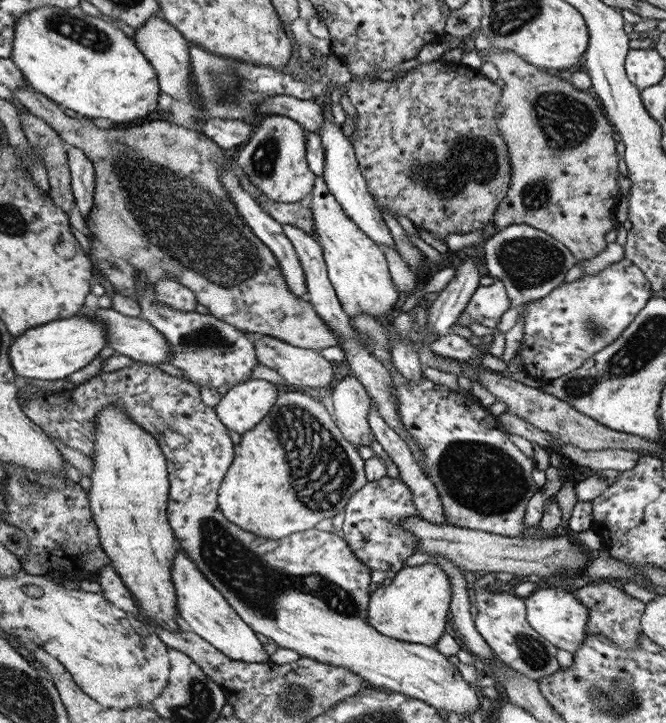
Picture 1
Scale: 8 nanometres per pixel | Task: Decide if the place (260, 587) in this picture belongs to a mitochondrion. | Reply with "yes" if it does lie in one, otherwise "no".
yes

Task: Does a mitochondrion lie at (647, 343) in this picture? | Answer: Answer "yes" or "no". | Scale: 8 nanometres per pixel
yes

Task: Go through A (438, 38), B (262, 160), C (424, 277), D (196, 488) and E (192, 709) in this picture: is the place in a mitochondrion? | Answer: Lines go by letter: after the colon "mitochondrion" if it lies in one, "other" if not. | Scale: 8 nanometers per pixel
A: other
B: mitochondrion
C: other
D: other
E: mitochondrion

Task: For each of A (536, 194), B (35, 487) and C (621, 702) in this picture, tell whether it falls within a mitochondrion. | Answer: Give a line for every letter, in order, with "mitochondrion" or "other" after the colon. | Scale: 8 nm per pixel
A: mitochondrion
B: mitochondrion
C: mitochondrion

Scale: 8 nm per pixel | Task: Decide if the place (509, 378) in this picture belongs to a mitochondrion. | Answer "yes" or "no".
no

